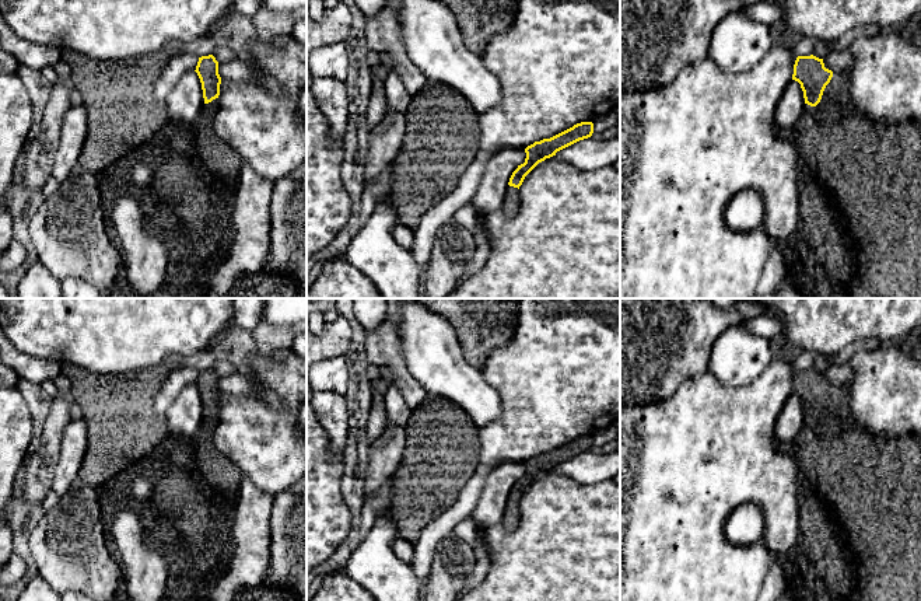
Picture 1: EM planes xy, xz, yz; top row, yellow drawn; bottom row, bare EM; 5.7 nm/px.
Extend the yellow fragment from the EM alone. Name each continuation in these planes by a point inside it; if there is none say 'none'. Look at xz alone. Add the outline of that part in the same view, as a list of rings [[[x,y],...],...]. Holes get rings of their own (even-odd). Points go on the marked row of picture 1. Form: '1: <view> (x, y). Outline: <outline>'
1: xz (511, 202). Outline: [[[507,186],[507,193],[504,198],[502,212],[505,217],[512,219],[519,210],[519,189],[514,186]]]

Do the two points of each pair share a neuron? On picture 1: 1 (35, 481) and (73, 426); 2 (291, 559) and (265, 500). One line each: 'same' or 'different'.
1: different
2: different

